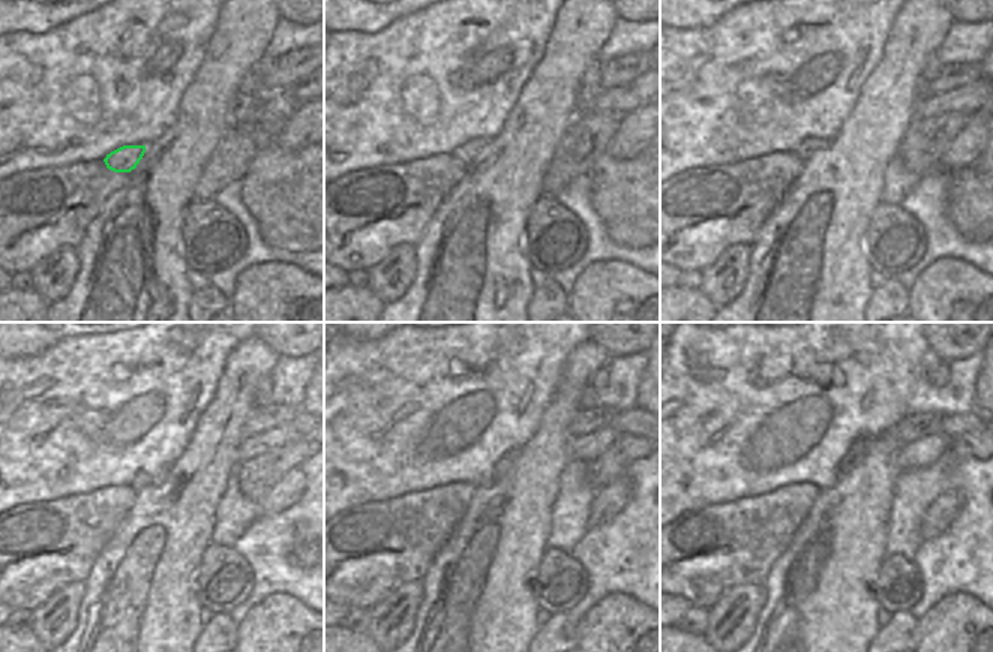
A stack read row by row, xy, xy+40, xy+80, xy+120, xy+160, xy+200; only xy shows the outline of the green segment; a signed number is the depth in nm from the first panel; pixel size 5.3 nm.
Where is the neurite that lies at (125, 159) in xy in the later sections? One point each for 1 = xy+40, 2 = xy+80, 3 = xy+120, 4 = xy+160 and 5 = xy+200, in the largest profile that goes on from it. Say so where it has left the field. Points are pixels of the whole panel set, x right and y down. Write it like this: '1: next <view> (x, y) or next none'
1: next xy+40 (468, 152)
2: next xy+80 (810, 146)
3: next xy+120 (141, 480)
4: next xy+160 (507, 462)
5: next xy+200 (857, 451)

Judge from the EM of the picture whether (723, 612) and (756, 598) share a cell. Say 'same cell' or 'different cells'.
same cell

